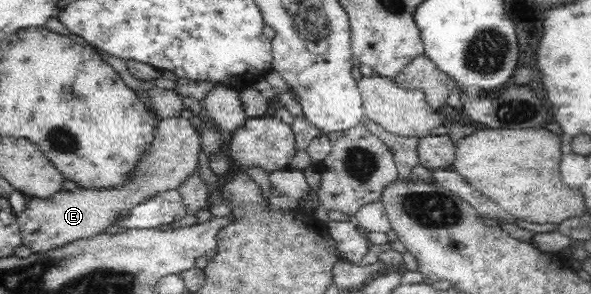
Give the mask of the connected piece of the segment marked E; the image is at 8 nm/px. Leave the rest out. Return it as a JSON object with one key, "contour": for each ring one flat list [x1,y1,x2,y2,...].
{"contour":[[182,116,159,120,152,146,140,159,138,168,131,172,126,184,104,190,77,187,74,191,56,192,48,199,28,198,25,209,16,216,22,244,31,248,33,253,42,253,83,237,97,236,107,227,117,224,129,209,153,195,176,189,198,168,202,146,195,122]]}

